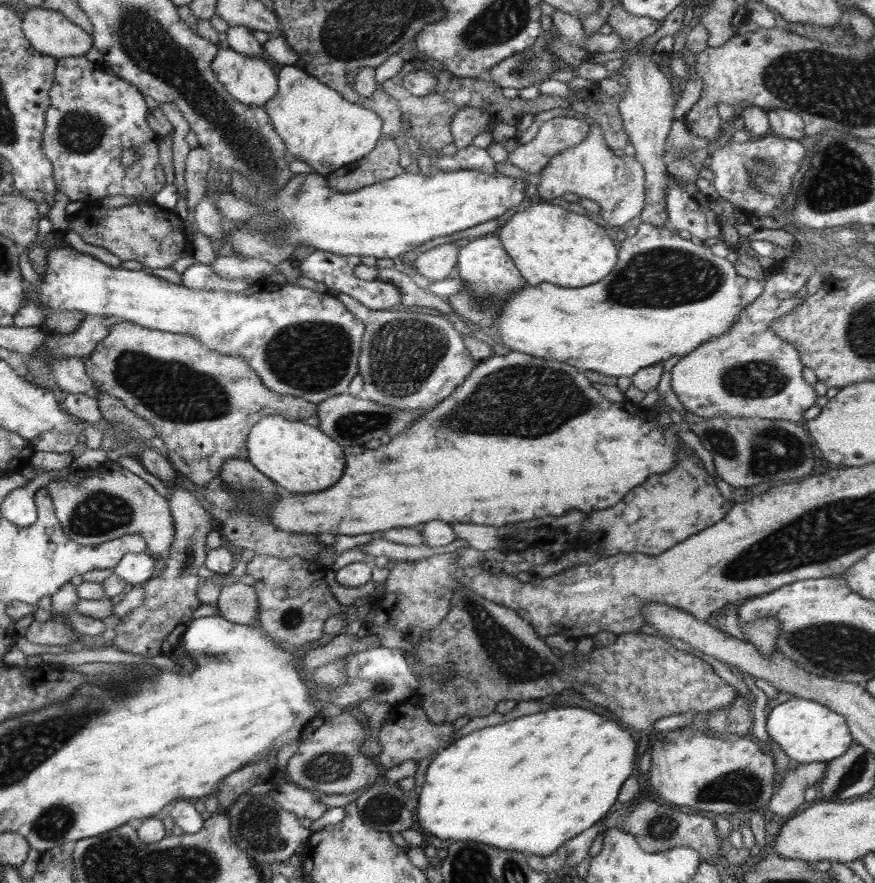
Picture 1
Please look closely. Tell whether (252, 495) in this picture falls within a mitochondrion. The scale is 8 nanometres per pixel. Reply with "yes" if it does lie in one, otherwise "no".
yes

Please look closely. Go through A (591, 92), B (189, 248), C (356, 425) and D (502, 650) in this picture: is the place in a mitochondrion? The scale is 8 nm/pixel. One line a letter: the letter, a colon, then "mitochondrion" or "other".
A: other
B: other
C: mitochondrion
D: mitochondrion

